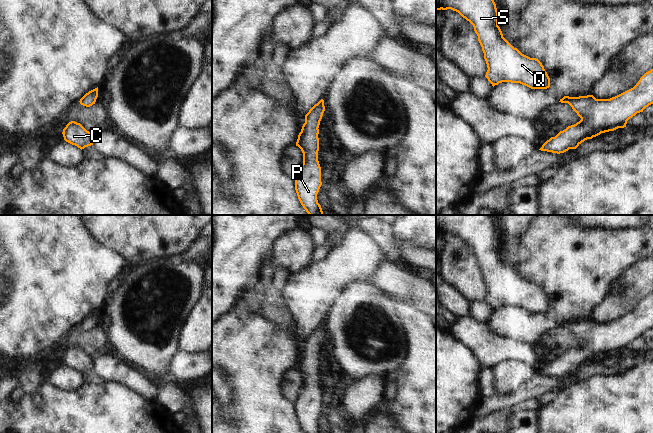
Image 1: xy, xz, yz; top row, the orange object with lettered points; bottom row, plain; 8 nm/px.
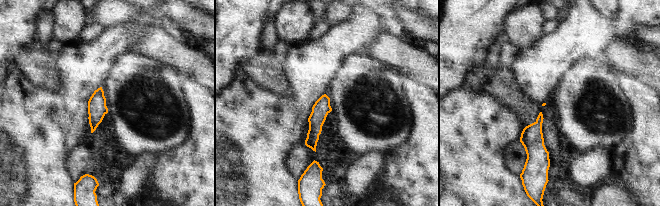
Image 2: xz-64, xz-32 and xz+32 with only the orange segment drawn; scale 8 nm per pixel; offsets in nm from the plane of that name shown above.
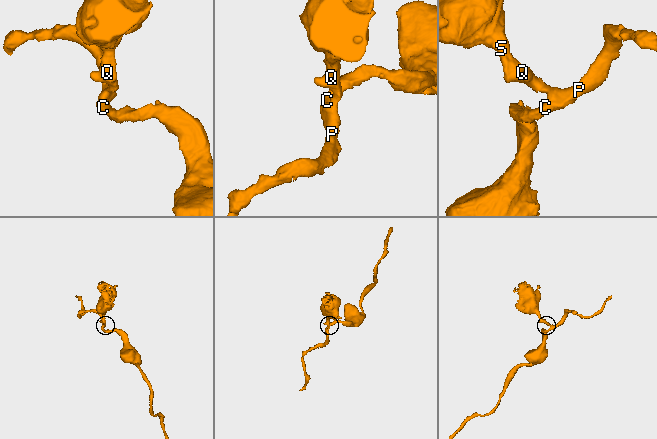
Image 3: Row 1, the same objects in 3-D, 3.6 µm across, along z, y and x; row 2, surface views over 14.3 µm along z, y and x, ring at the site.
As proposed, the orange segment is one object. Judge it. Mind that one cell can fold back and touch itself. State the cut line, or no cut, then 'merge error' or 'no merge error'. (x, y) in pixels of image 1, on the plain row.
no cut; no merge error

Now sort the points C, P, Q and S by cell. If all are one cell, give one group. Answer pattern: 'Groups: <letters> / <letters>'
Groups: C P Q S.

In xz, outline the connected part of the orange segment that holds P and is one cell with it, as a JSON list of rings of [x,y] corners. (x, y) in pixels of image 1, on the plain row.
[[[321,323],[305,339],[305,347],[296,366],[296,370],[303,377],[303,388],[294,403],[295,414],[304,433],[322,433],[317,424],[322,409],[321,391],[318,385],[318,352],[324,335],[324,324]]]

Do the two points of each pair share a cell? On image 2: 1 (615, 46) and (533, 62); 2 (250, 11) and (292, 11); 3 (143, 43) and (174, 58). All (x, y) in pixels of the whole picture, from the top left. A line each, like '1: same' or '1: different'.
1: different
2: different
3: same

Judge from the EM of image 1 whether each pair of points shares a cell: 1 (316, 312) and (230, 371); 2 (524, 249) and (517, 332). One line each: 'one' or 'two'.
1: one
2: one

